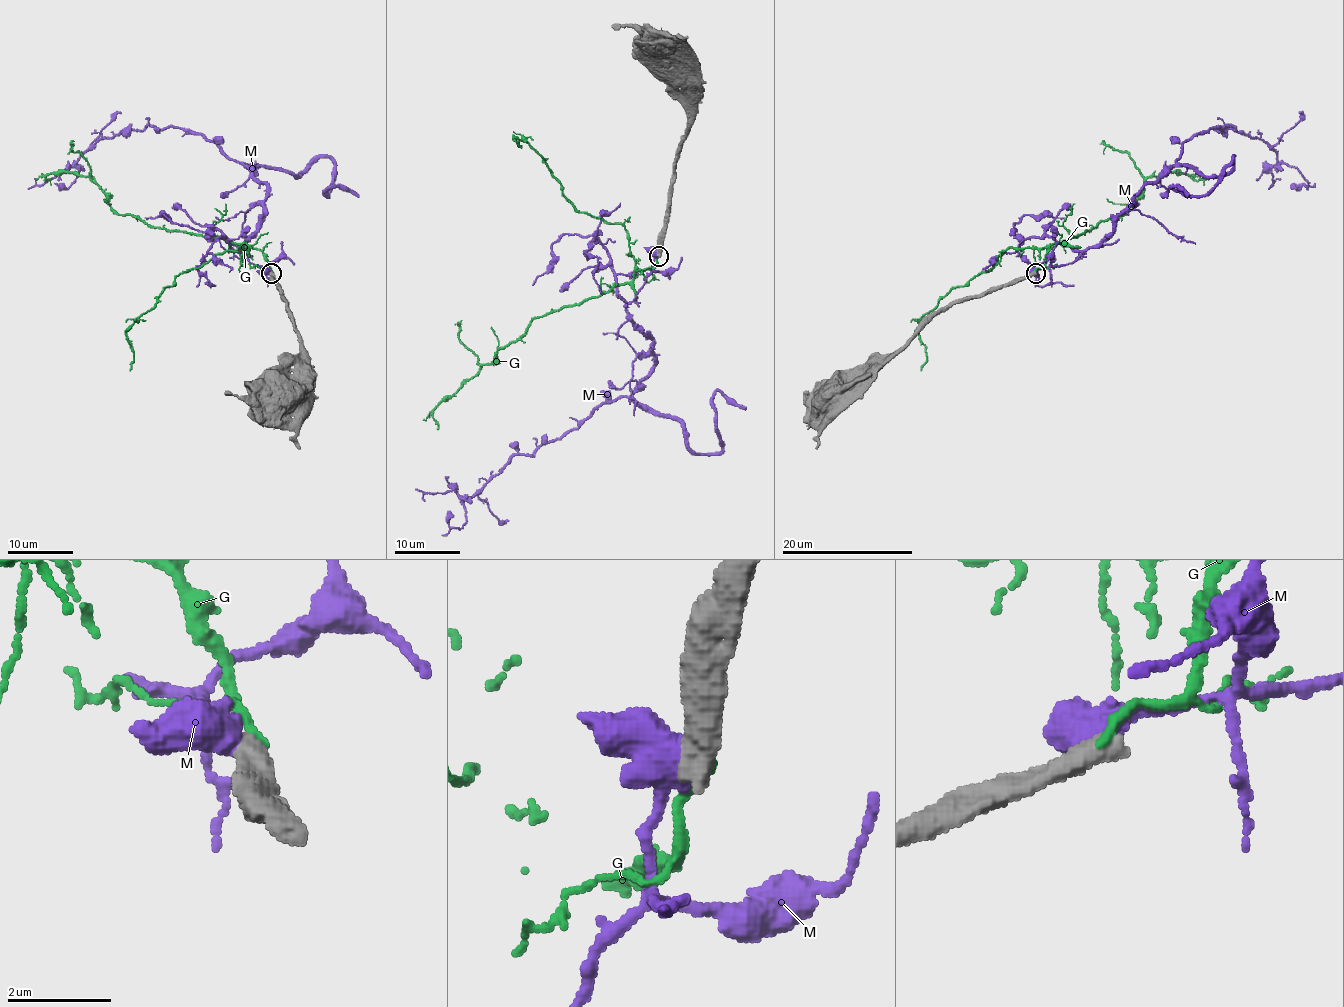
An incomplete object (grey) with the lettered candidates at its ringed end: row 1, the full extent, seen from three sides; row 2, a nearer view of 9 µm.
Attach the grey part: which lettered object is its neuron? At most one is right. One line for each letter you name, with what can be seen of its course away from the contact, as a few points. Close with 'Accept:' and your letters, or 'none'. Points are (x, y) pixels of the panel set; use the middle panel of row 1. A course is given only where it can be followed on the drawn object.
Accept: none

